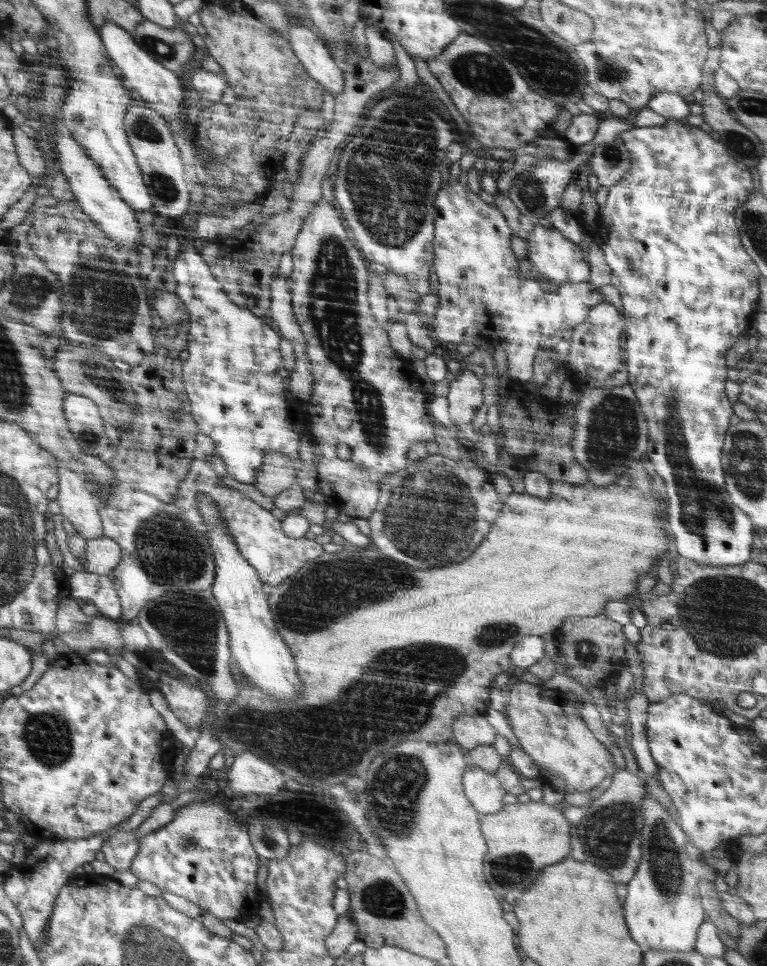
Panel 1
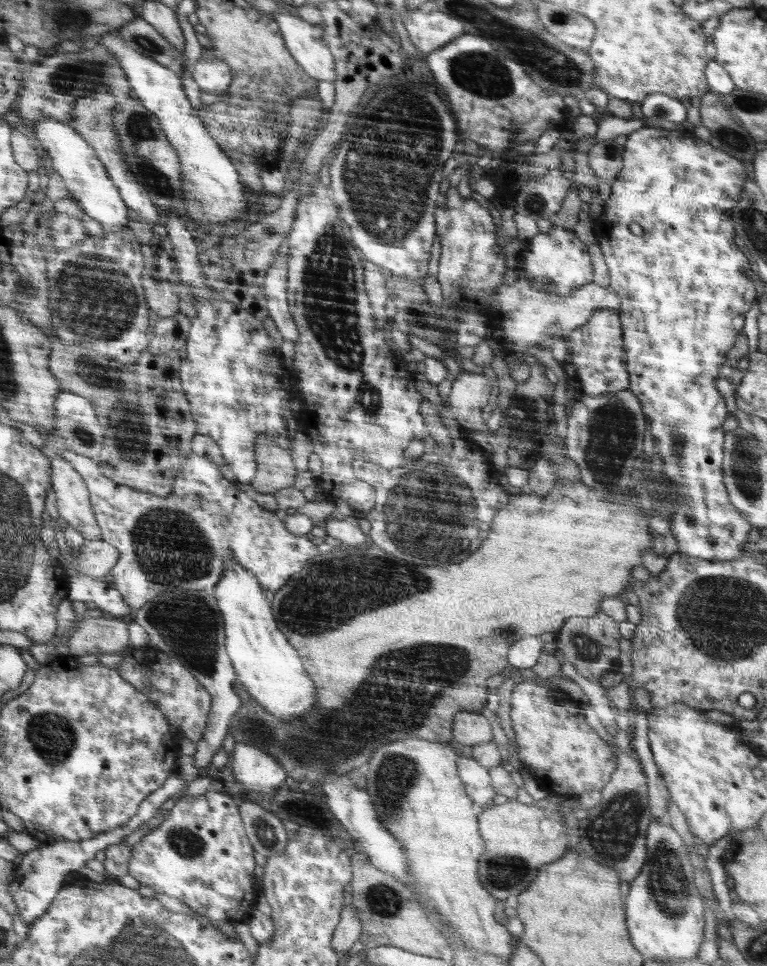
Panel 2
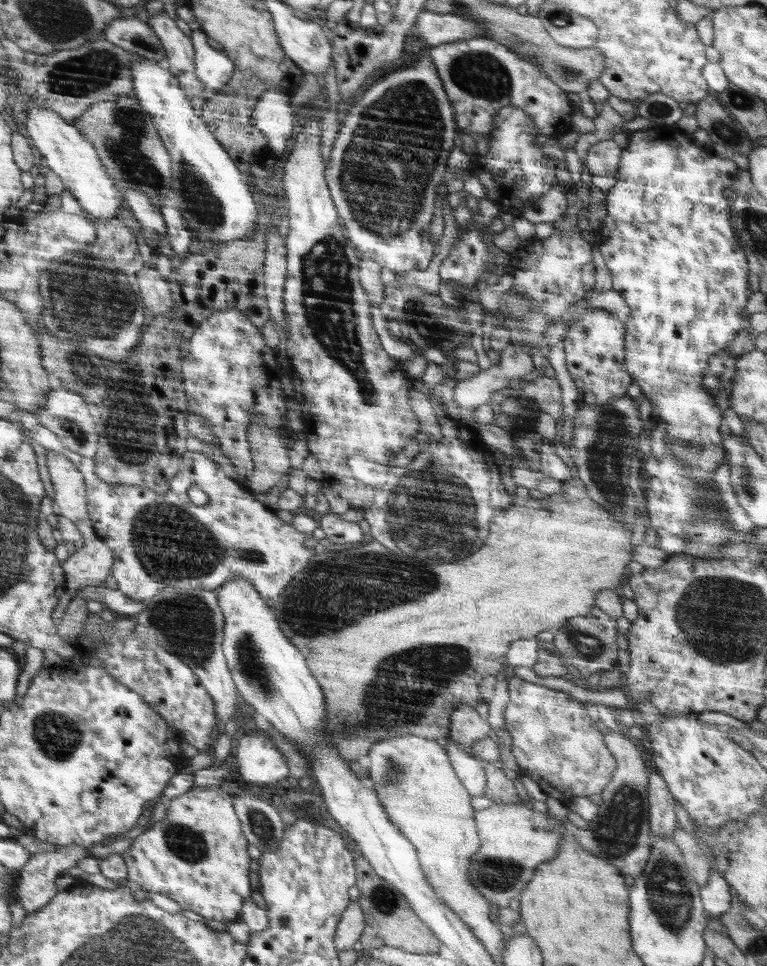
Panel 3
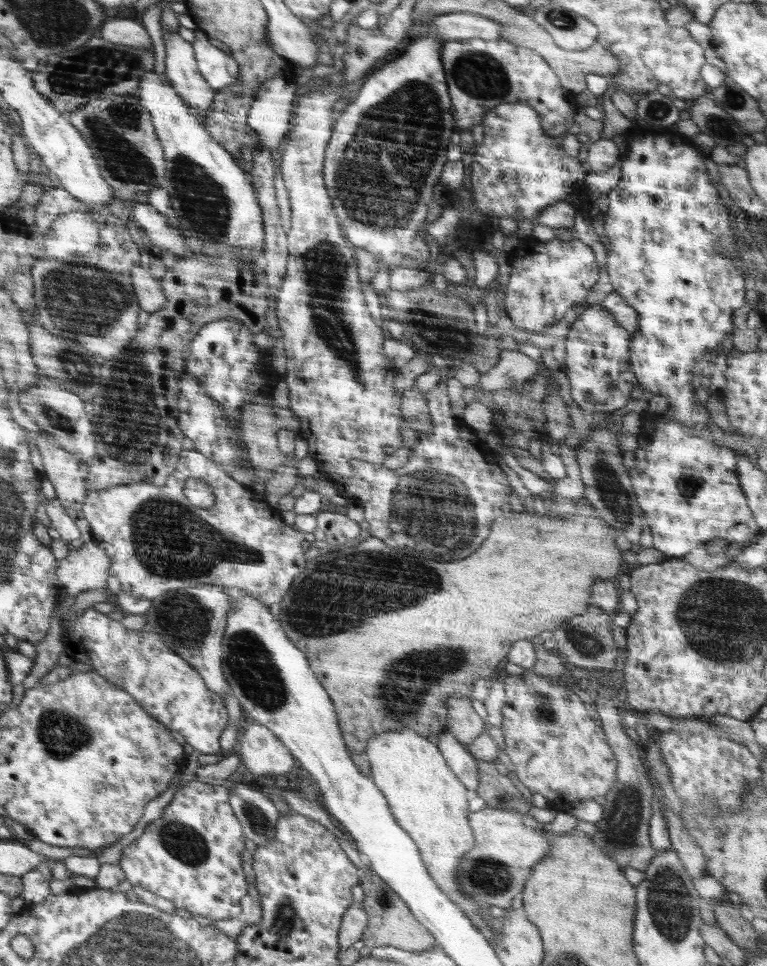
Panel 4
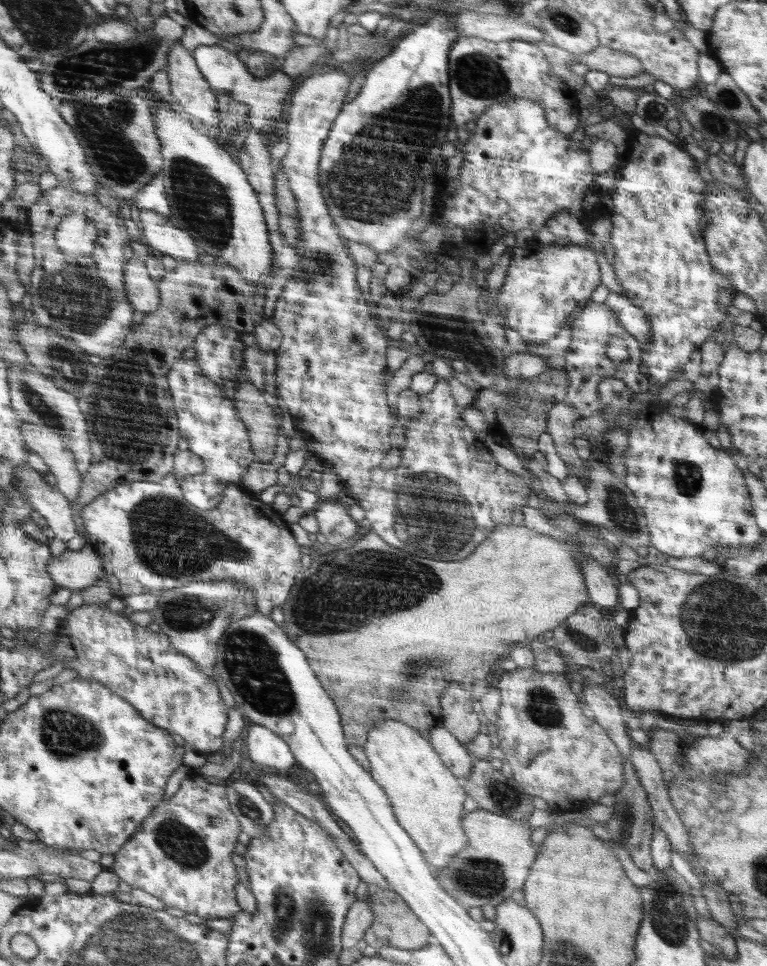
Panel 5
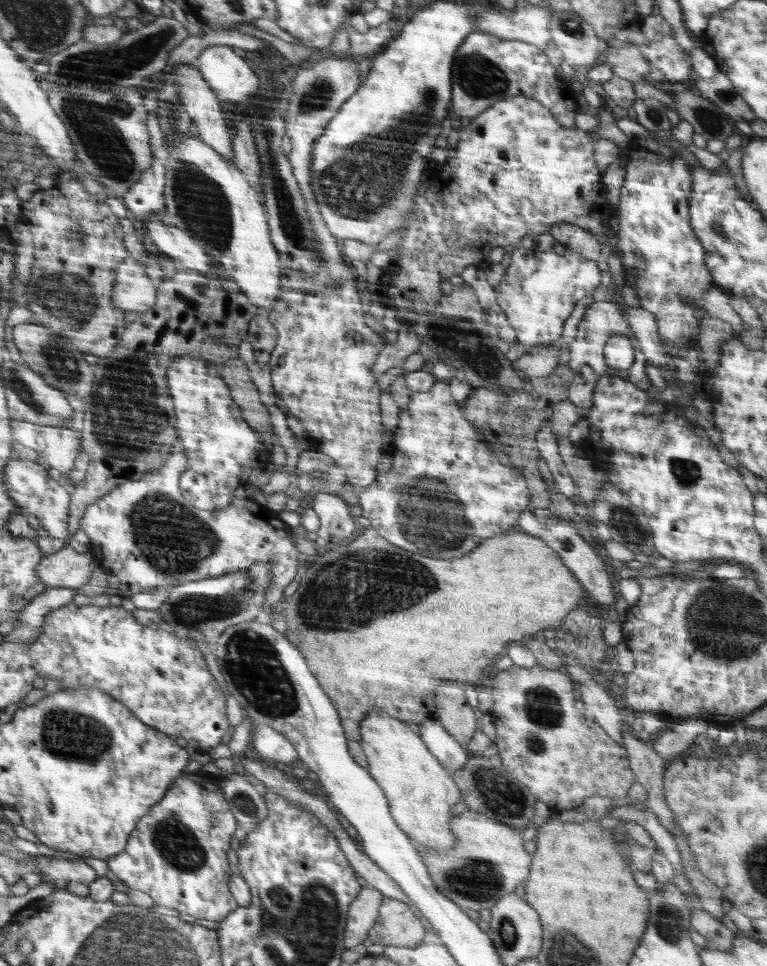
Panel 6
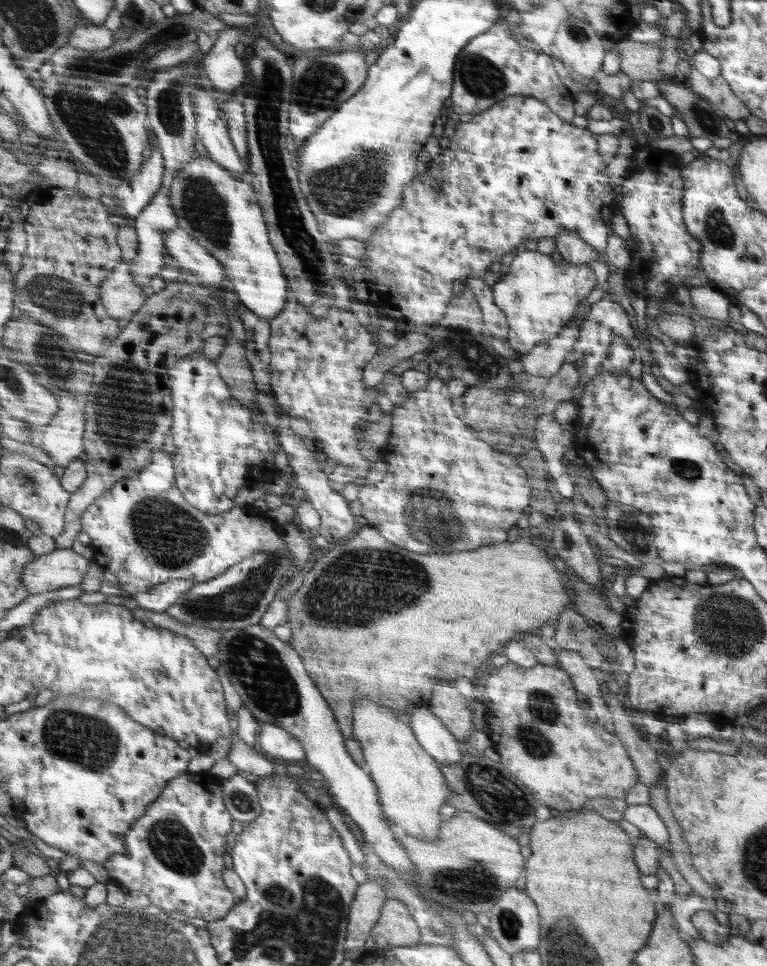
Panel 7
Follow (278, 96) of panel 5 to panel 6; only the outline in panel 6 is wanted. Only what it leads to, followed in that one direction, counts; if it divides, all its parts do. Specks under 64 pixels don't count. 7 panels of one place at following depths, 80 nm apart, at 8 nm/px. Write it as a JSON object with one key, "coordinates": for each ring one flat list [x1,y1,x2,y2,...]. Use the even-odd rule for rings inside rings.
{"coordinates":[[231,46,205,48,194,63,220,102,230,100,243,104,256,98,258,76]]}

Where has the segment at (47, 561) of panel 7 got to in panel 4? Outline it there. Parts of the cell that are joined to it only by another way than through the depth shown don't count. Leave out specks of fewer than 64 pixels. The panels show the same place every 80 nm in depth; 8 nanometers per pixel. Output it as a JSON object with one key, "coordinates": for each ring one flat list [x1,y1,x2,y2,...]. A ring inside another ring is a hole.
{"coordinates":[[89,541,83,547,69,551,57,570,67,598,85,590,106,588,111,564,108,553,97,541]]}

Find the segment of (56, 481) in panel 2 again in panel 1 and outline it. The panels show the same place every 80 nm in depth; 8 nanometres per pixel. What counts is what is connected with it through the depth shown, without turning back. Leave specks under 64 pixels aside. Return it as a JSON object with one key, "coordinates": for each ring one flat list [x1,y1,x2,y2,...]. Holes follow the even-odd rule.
{"coordinates":[[58,463,60,484,58,498,60,514,72,523,79,535,87,539,103,536,102,521,98,514,97,498,88,490,85,476,74,472,68,465]]}

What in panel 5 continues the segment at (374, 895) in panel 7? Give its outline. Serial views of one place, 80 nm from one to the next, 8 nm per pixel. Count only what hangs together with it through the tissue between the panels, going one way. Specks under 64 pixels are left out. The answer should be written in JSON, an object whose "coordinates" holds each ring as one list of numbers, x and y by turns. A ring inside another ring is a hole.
{"coordinates":[[358,900,350,906,342,933,342,942,346,948,356,946,357,942,365,938,365,933,374,922,374,913,368,906,368,900]]}

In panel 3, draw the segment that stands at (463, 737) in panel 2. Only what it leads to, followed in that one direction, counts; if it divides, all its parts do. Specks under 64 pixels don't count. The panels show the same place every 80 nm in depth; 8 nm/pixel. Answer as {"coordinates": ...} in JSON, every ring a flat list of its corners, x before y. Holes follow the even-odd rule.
{"coordinates":[[456,705,450,725,450,736,457,743,469,746,473,742,493,736,493,728,486,719,482,719,475,706]]}

